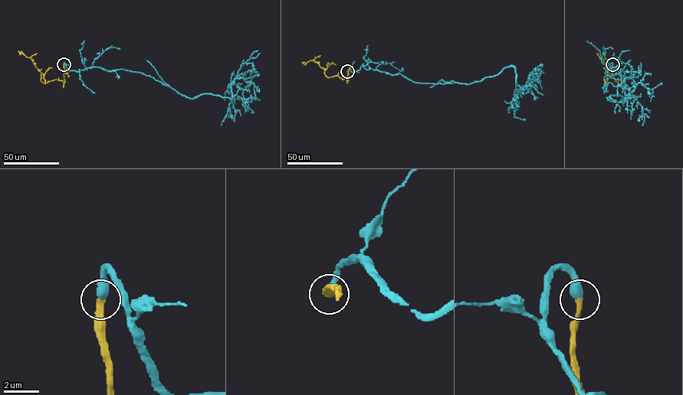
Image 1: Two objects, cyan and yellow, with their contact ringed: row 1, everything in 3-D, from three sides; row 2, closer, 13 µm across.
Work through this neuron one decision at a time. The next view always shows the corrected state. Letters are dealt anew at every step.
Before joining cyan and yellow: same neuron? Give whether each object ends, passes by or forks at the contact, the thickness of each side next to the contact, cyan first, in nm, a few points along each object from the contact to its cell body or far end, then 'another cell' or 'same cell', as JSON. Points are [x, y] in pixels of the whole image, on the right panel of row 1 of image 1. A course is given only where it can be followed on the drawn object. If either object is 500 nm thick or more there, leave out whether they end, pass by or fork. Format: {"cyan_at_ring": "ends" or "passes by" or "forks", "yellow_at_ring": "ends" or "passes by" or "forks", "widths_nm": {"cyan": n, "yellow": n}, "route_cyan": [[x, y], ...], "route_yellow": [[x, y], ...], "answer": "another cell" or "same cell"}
{"widths_nm": {"cyan": 500, "yellow": 360}, "route_cyan": [[612, 64], [607, 72], [624, 73], [625, 96], [608, 99], [622, 102], [635, 87], [625, 78], [606, 89]], "route_yellow": [[612, 64], [612, 70], [620, 76], [622, 82], [615, 81], [605, 65], [602, 57], [604, 50]], "answer": "same cell"}

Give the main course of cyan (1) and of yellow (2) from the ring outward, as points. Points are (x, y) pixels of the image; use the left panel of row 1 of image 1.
1: (64, 64), (78, 72), (97, 66), (142, 73), (192, 99), (211, 93), (232, 102), (235, 79), (259, 89)
2: (64, 64), (64, 82), (55, 79), (44, 83), (41, 81), (41, 73), (33, 61), (18, 50)

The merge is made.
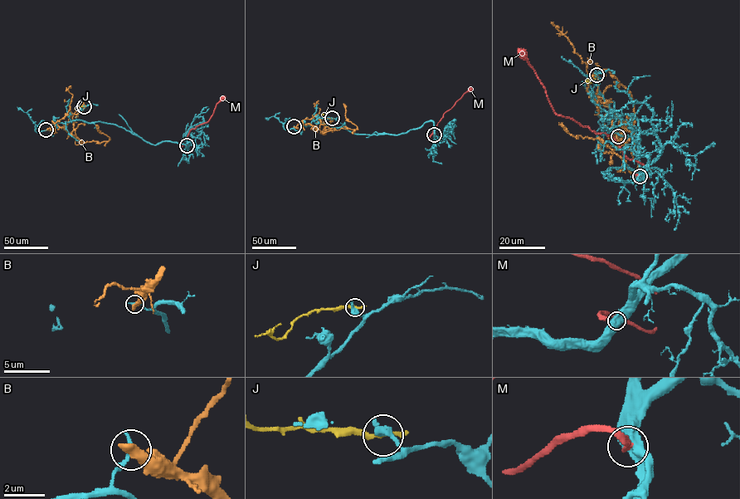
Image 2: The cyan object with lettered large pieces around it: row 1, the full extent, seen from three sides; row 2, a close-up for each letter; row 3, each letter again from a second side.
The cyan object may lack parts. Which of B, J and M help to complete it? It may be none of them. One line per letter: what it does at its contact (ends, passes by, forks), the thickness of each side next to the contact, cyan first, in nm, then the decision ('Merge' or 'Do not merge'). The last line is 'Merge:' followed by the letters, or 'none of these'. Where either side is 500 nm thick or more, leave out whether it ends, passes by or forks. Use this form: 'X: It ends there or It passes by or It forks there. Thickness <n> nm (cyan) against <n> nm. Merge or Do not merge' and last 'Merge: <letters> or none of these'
B: Thickness 200 nm (cyan) against 550 nm. Do not merge
J: It ends there. Thickness 400 nm (cyan) against 320 nm. Do not merge
M: Thickness 600 nm (cyan) against 240 nm. Do not merge
Merge: none of these

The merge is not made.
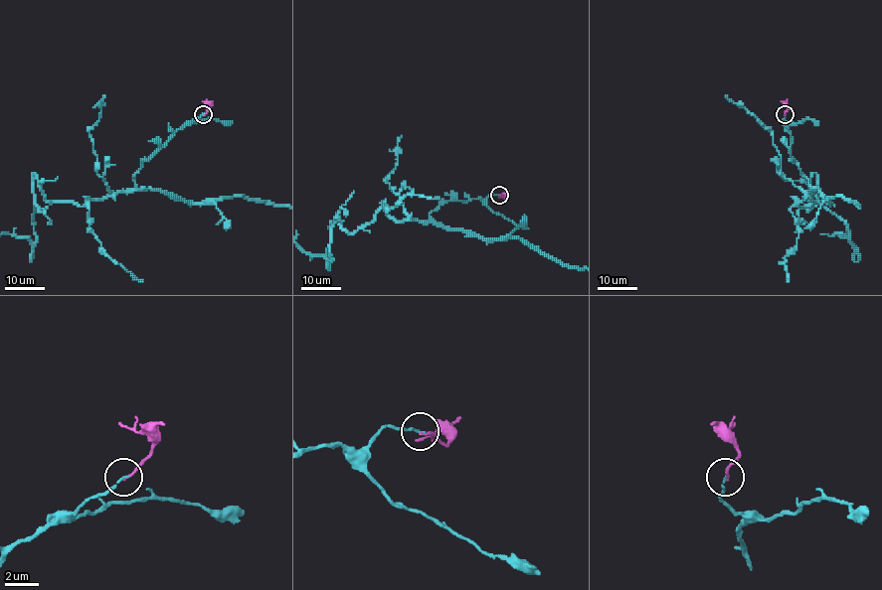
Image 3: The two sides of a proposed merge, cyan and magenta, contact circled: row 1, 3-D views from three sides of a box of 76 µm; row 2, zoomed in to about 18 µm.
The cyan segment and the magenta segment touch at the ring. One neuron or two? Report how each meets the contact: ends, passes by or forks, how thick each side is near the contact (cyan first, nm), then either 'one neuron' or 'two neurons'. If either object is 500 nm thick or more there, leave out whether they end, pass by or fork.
cyan ends; magenta ends; calibres 120 and 130 nm; one neuron

